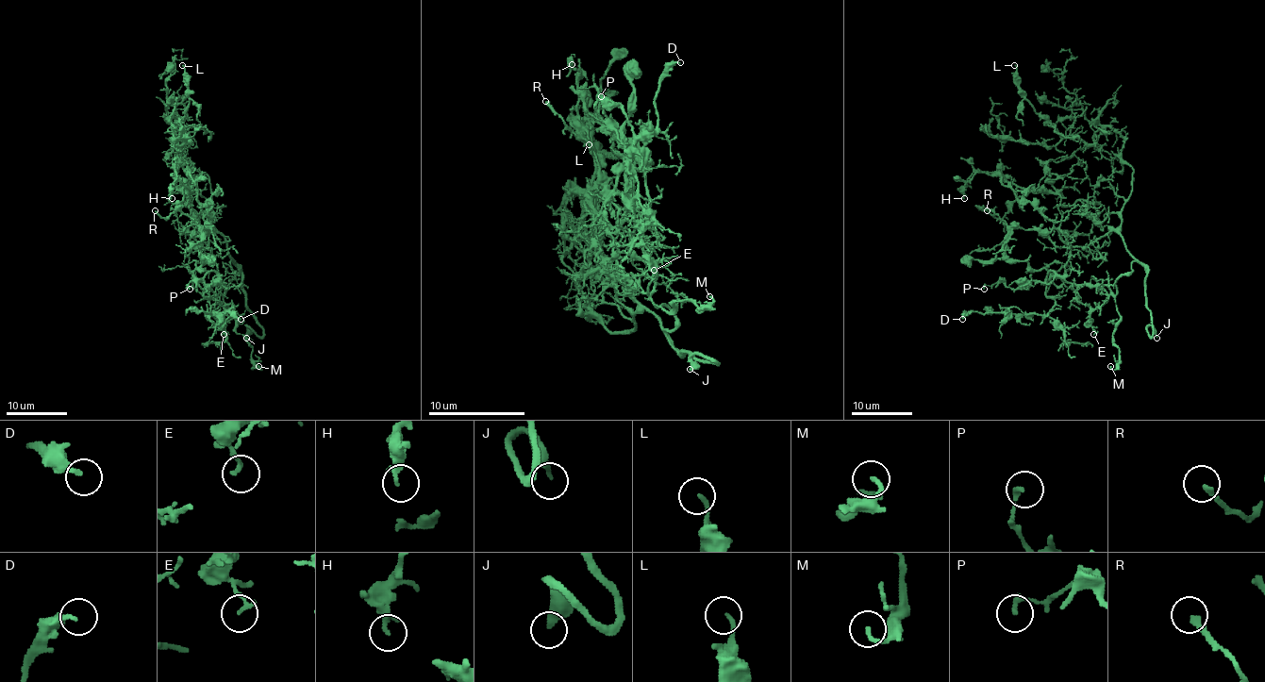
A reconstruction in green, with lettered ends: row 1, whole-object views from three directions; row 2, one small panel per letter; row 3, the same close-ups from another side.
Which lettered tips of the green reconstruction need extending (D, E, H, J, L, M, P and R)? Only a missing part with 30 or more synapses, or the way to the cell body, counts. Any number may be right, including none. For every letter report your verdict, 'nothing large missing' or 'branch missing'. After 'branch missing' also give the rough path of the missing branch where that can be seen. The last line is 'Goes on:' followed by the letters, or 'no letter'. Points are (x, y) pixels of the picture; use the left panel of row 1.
D: nothing large missing
E: nothing large missing
H: nothing large missing
J: branch missing
L: nothing large missing
M: nothing large missing
P: nothing large missing
R: nothing large missing
Goes on: J

